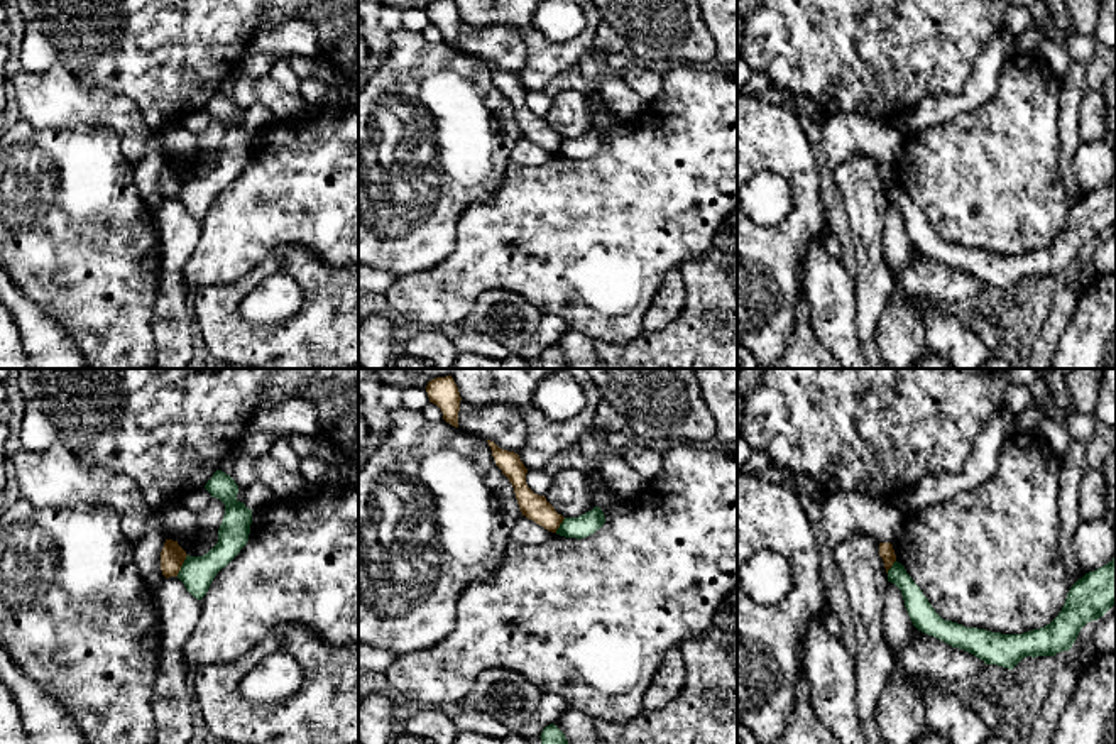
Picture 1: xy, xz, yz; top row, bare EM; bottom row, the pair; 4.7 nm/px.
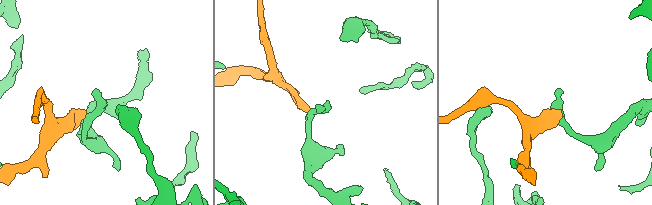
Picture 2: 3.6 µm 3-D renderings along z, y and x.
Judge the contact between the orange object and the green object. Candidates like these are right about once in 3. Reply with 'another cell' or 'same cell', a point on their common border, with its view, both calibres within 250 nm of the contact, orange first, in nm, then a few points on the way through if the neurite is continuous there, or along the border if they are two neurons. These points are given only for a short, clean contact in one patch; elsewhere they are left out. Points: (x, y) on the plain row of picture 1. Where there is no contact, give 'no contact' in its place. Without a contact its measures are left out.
another cell | xy (181, 186) | 120/160 nm | along xy (188, 176), (176, 196)

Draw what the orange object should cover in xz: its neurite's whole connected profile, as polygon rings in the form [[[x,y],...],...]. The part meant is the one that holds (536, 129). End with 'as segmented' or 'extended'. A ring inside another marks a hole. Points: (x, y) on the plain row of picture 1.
[[[487,61],[495,86],[509,100],[514,108],[514,115],[522,137],[543,147],[544,150],[556,154],[563,144],[563,137],[555,132],[555,129],[546,122],[544,117],[534,115],[526,105],[528,90],[521,83],[519,76],[499,69],[494,63]]] | as segmented

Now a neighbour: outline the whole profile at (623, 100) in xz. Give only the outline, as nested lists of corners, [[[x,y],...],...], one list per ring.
[[[604,71],[597,81],[597,91],[607,101],[610,112],[622,120],[637,118],[646,107],[646,101],[619,73]]]

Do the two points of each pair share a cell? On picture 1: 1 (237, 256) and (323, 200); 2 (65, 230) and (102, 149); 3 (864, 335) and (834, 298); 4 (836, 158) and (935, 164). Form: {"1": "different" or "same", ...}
{"1": "same", "2": "same", "3": "different", "4": "different"}

